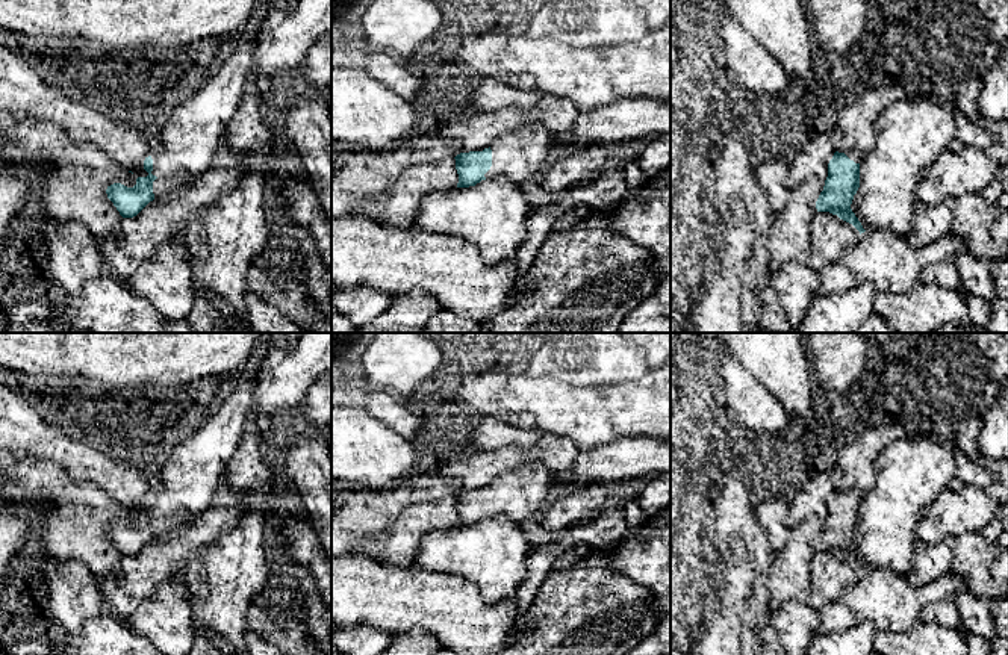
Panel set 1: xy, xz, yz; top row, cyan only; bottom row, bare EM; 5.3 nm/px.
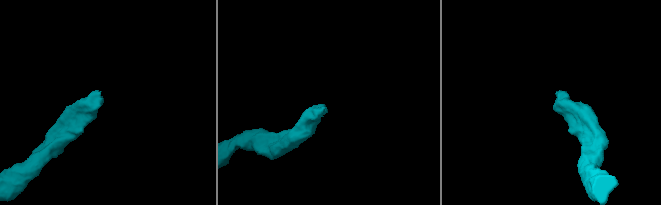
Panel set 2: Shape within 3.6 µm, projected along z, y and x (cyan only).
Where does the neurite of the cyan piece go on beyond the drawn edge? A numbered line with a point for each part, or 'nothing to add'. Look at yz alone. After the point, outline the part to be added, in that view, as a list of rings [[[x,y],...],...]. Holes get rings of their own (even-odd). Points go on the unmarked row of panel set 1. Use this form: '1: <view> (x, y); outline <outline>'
1: yz (855, 493); outline [[[852,487],[852,489],[849,489],[849,490],[845,490],[845,493],[846,493],[851,499],[854,499],[855,502],[860,502],[867,492],[863,490],[863,489],[860,489],[860,487]]]

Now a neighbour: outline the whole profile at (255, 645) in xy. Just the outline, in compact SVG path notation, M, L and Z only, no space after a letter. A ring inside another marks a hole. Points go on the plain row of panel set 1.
M247 631L244 638L245 638L245 653L247 655L285 655L277 647L262 640L253 631Z

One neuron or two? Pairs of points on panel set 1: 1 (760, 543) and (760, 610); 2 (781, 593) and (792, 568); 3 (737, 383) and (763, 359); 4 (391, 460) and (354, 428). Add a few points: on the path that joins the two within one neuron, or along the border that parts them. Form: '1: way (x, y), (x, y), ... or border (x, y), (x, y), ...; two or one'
1: way (760, 560), (760, 593); one
2: way (783, 587), (789, 574); one
3: border (727, 348), (774, 398); two
4: way (382, 456), (364, 437); one

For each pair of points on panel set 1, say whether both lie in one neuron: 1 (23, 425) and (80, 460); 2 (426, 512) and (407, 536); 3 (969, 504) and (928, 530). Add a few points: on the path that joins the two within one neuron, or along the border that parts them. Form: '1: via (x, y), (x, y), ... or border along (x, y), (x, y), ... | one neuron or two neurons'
1: via (37, 439), (67, 453) | one neuron
2: via (421, 518), (409, 530) | one neuron
3: via (958, 512), (939, 525) | one neuron

